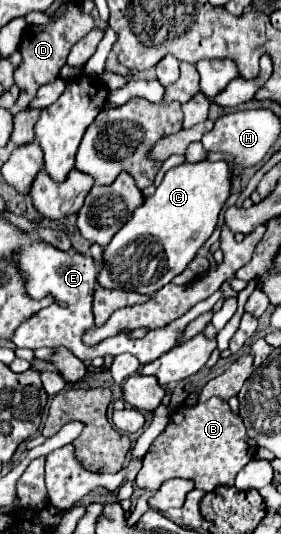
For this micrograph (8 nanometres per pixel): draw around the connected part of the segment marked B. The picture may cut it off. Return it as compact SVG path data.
M210 397L206 403L196 403L192 407L182 405L170 415L166 429L146 451L134 483L146 491L158 491L164 481L174 477L190 479L202 491L212 491L220 485L234 485L234 477L254 459L256 449L258 445L248 437L240 415L230 411L228 401Z

